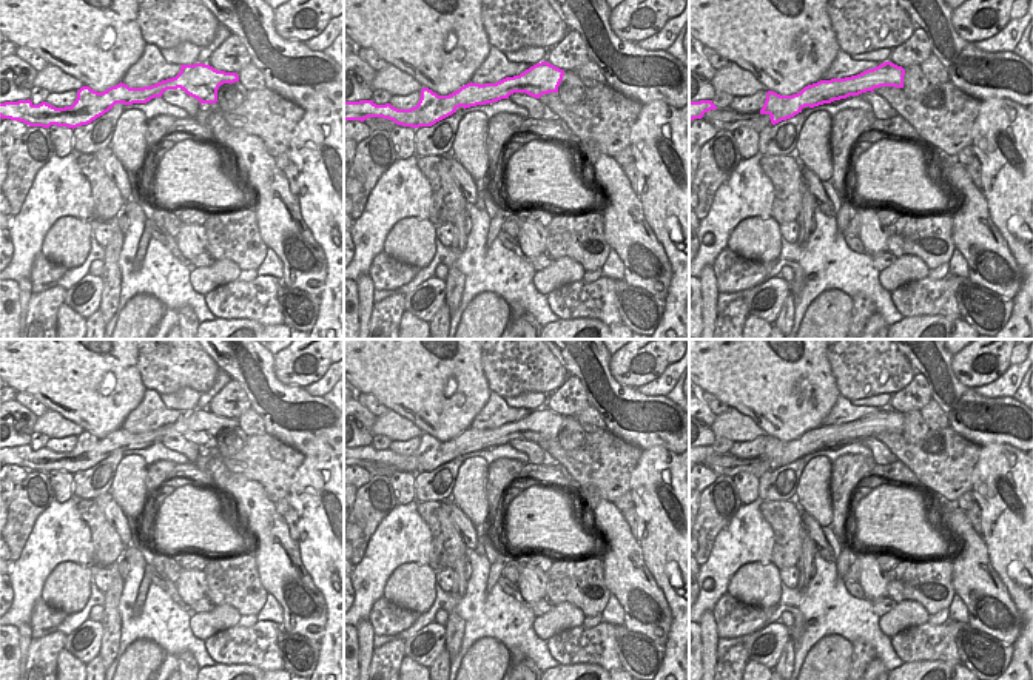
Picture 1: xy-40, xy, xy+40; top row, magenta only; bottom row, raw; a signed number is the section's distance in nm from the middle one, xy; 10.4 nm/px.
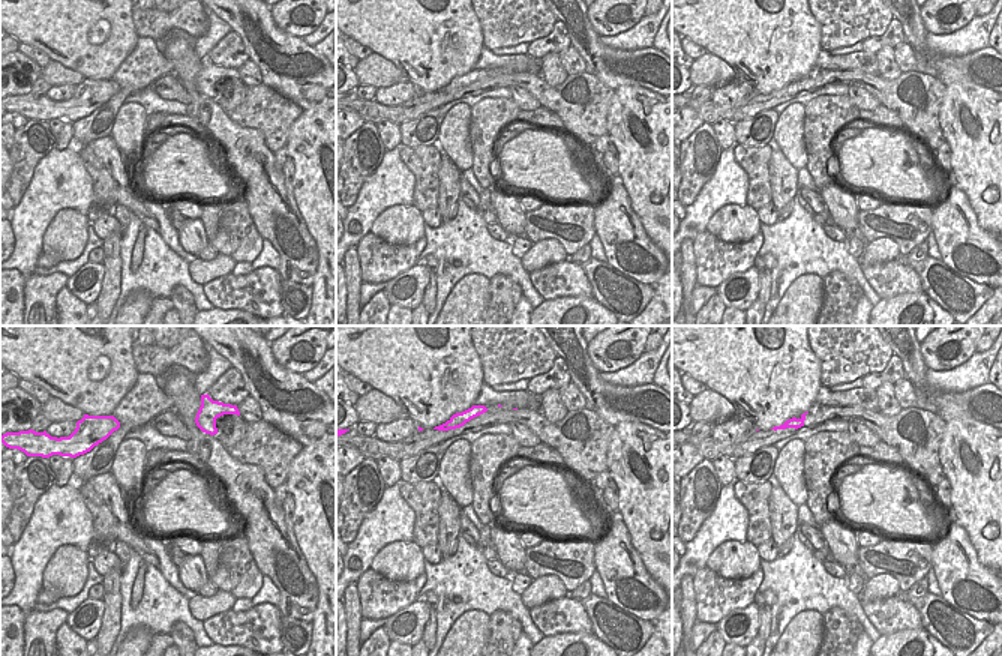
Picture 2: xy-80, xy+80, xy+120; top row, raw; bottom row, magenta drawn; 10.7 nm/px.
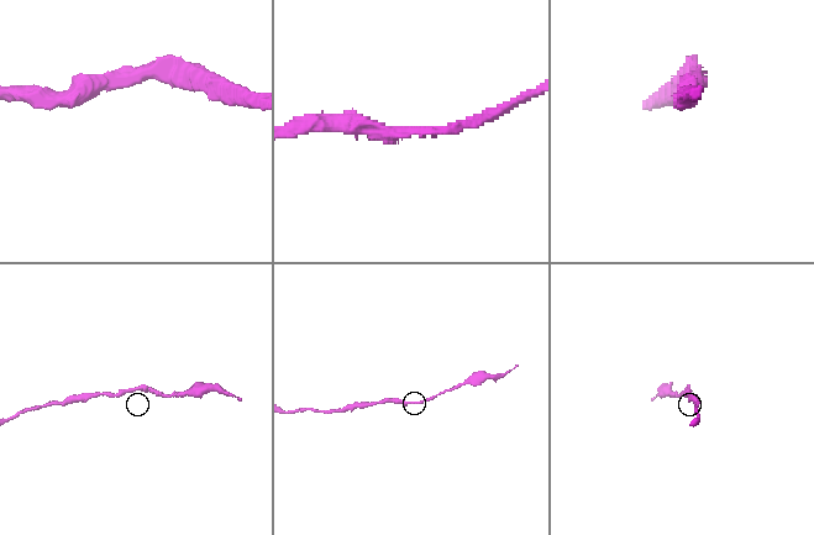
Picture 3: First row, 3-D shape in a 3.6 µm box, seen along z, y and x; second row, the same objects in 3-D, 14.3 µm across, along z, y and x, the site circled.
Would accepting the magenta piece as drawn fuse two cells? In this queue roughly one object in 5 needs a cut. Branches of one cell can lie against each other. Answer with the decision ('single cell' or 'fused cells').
single cell

